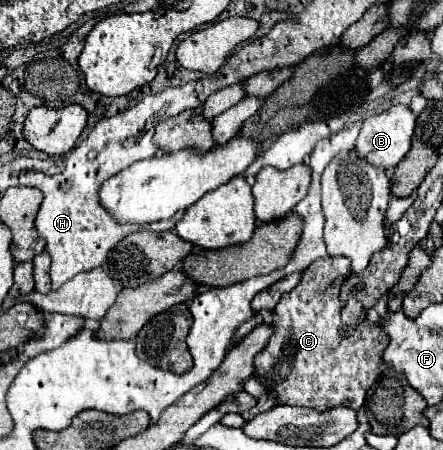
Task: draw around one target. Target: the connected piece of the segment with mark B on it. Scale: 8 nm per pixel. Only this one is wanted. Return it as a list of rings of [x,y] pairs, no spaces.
[[[394,105],[380,115],[368,117],[362,125],[362,131],[360,131],[358,139],[356,139],[358,157],[362,157],[364,161],[368,161],[374,167],[382,167],[382,169],[396,167],[400,163],[400,159],[410,151],[414,121],[416,121],[416,117],[412,115],[412,111],[406,105]]]

